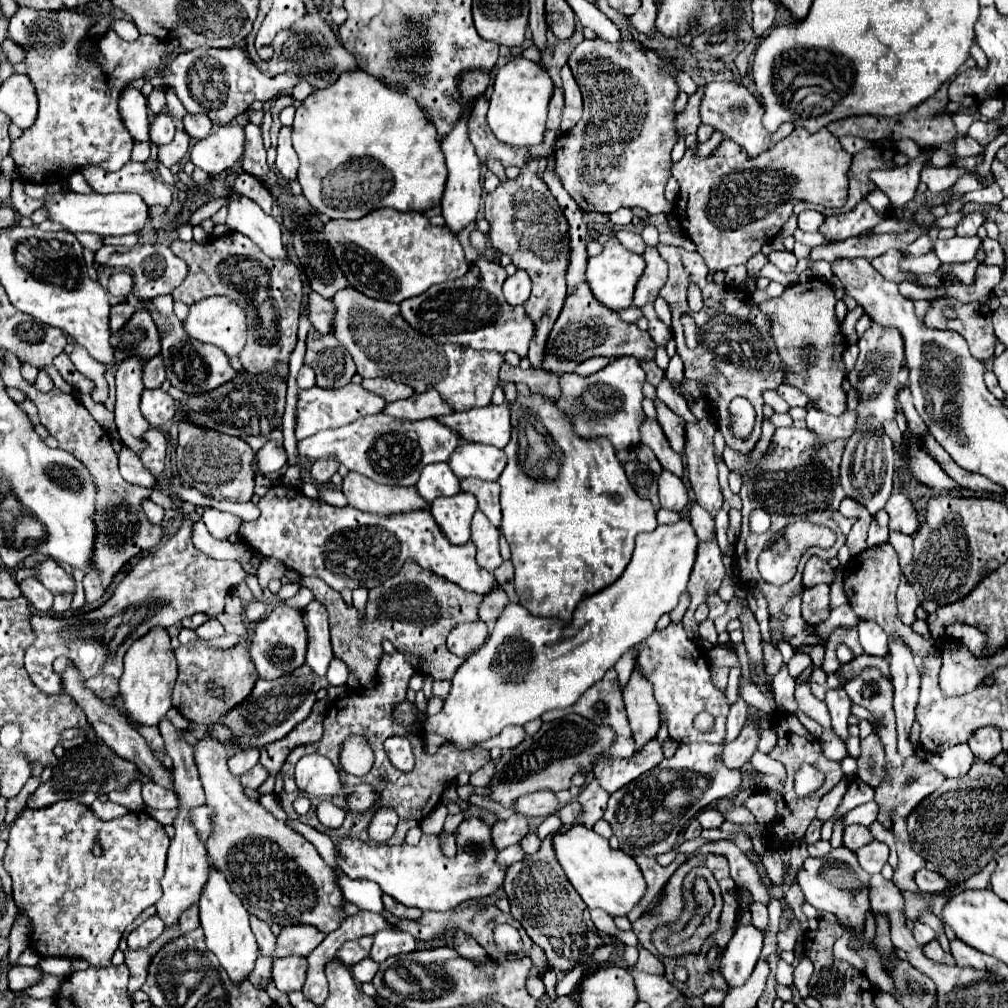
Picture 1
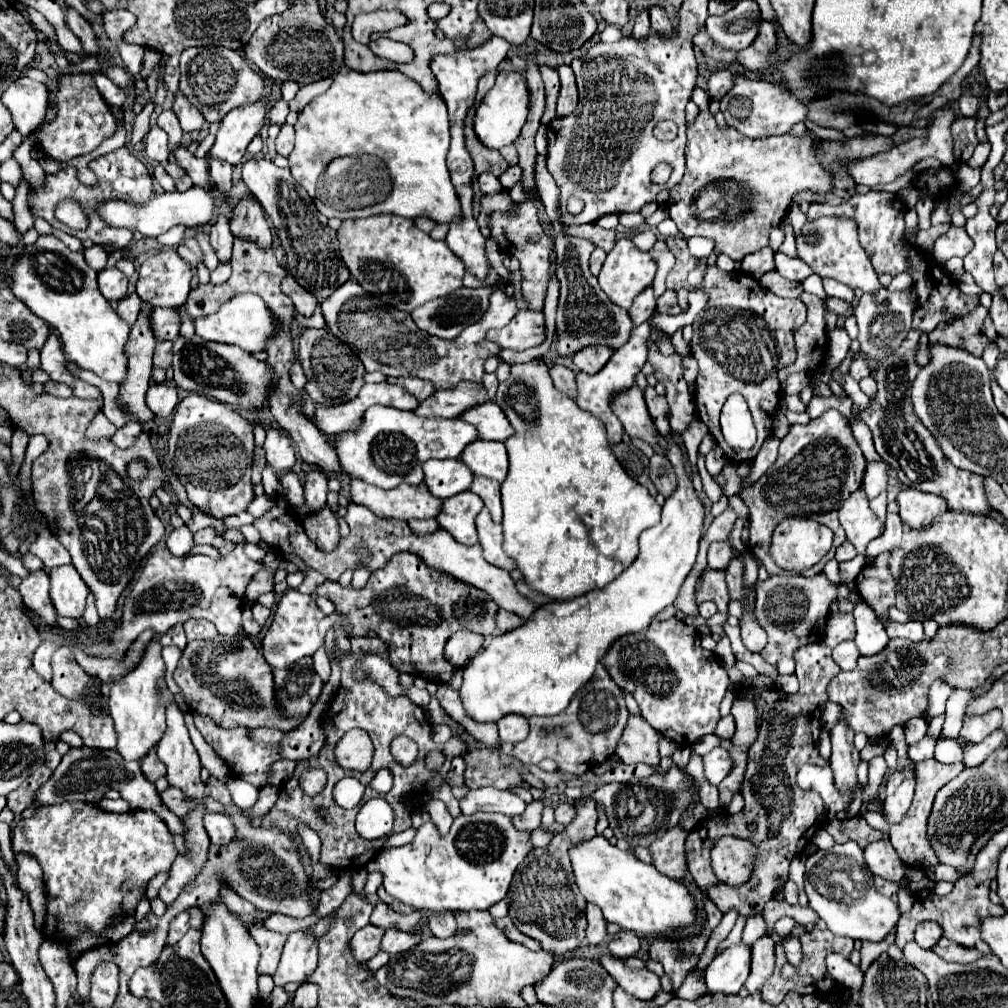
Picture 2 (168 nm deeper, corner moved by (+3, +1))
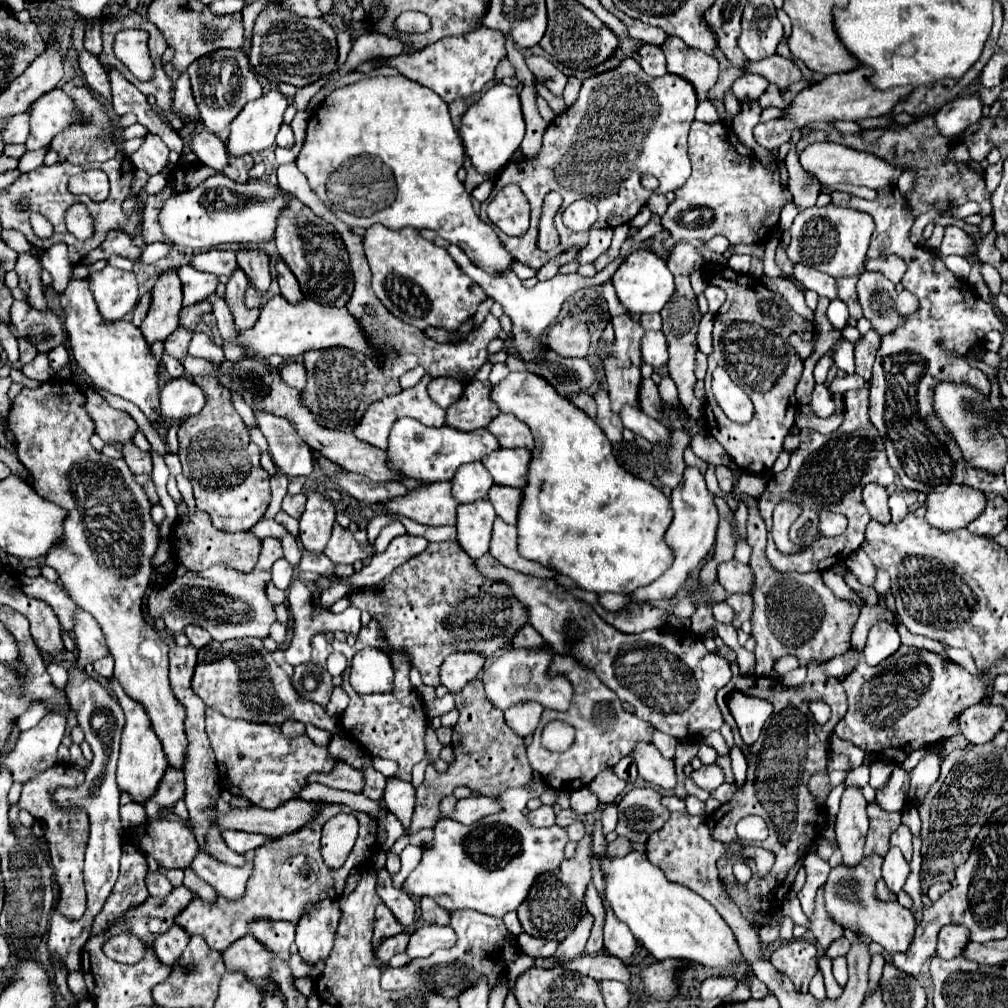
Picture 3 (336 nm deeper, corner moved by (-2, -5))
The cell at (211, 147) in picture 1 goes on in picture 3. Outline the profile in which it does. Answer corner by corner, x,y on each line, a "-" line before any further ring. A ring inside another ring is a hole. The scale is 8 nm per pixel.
269,90
261,98
249,102
229,126
231,130
229,130
229,136
227,136
227,142
225,142
227,152
231,156
245,156
245,154
253,154
253,152
261,152
261,150
273,148
275,136
277,136
277,132
281,128
283,112
285,112
287,106
289,106
289,102
279,90

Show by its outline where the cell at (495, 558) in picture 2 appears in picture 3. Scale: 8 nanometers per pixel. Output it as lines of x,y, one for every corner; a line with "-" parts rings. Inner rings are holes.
495,518
489,552
503,566
507,566
511,570
517,570
521,574
529,574
529,576
537,576
537,578
553,578
555,576
553,570
519,556
519,552
517,552
517,530
515,530
515,526
505,524
501,518

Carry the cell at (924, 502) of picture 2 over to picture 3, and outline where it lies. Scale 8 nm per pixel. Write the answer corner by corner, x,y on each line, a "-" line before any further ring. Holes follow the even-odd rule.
951,484
943,494
929,494
925,500
925,520
939,530
959,530
975,520
985,508
983,492

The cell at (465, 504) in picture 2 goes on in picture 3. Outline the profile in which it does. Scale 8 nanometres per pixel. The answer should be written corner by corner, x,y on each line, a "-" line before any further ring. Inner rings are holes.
475,500
471,504
459,504
457,508
457,540
461,548
471,556
479,558
489,550
491,526
495,510
489,500

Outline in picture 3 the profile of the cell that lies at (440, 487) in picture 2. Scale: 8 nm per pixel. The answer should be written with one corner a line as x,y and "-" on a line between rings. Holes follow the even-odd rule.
481,462
463,464
451,478
451,496
457,502
475,502
485,498
491,486
493,478

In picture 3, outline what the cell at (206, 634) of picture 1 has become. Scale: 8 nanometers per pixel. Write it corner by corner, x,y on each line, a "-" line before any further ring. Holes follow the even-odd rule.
189,624
189,626
185,628
185,634
187,634
189,642
191,642
195,648
203,648
205,644
211,642
211,634
209,634
205,628
199,628
199,626
195,626
195,624

